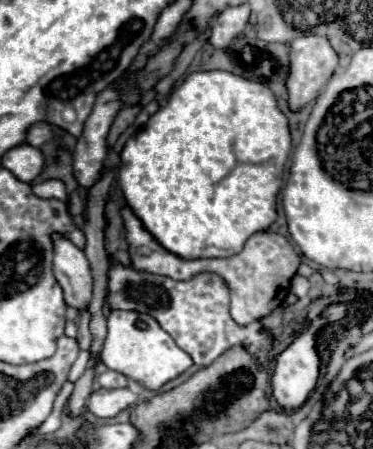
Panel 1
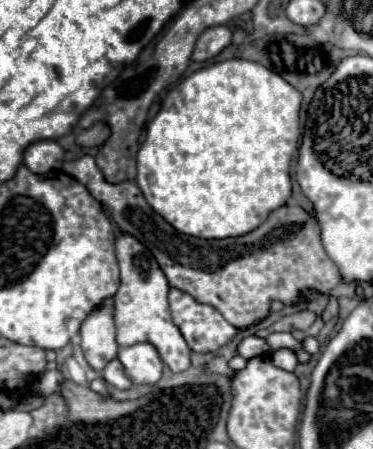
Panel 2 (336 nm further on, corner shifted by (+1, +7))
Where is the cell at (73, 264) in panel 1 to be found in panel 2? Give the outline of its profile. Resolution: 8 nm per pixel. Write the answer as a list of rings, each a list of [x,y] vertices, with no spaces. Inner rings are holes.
[[[106,300],[100,310],[92,312],[82,328],[82,352],[86,362],[96,370],[102,372],[104,366],[116,358],[118,344],[114,332],[114,316],[112,316],[112,300]]]

